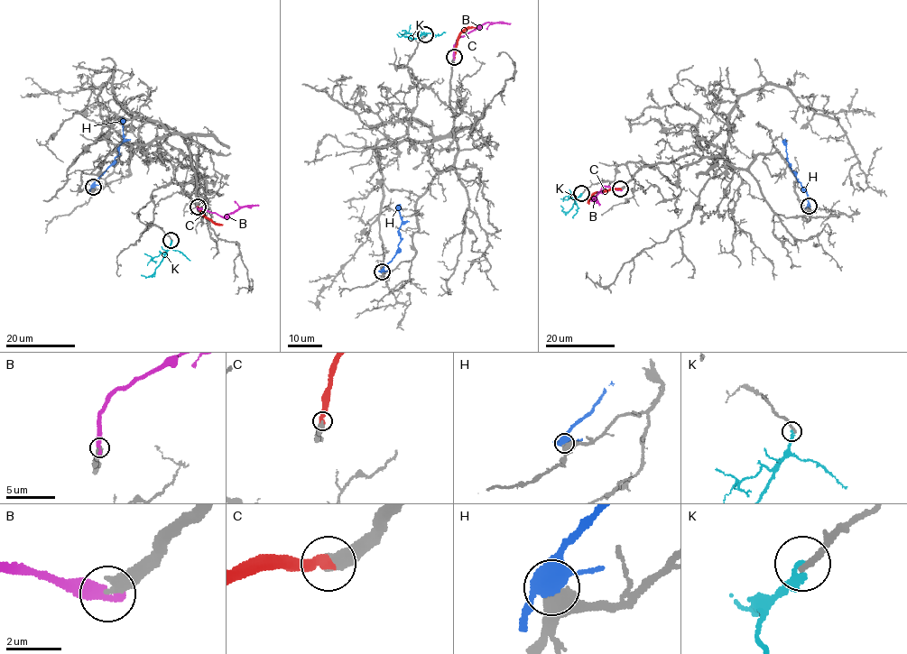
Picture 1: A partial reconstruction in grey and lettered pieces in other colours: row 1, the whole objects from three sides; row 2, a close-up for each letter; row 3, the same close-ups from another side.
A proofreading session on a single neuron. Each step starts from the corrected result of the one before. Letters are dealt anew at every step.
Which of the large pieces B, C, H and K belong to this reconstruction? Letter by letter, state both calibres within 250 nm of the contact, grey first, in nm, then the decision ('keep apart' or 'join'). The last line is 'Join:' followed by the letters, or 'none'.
B: 440/400 nm | keep apart
C: 500/400 nm | join
H: 550/420 nm | keep apart
K: 240/240 nm | keep apart
Join: C

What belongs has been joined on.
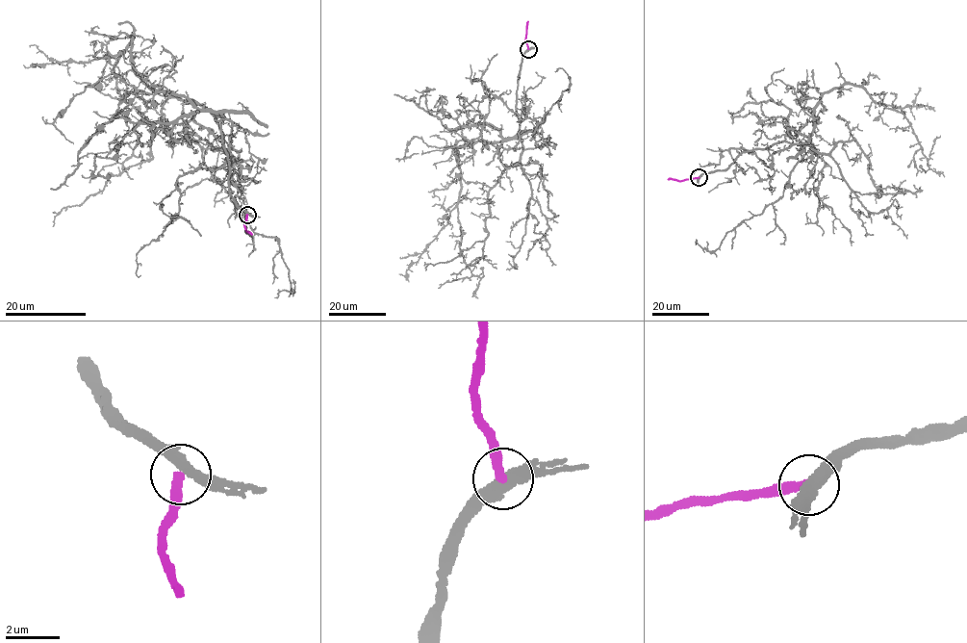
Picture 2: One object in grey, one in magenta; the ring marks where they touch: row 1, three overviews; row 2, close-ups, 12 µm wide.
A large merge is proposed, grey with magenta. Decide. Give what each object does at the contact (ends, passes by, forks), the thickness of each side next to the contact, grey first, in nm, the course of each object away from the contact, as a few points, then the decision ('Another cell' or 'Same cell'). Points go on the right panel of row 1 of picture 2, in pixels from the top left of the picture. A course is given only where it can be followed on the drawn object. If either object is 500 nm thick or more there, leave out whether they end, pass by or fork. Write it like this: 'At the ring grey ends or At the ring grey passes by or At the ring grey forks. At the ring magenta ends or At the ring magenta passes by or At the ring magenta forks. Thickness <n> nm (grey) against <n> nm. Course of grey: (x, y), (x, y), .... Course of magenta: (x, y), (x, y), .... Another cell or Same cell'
At the ring grey passes by. At the ring magenta ends. Thickness 360 nm (grey) against 300 nm. Course of grey: (699, 177), (725, 169), (742, 152), (808, 140), (813, 110), (845, 85), (903, 115), (928, 158), (940, 135). Course of magenta: (699, 177), (667, 179). Another cell

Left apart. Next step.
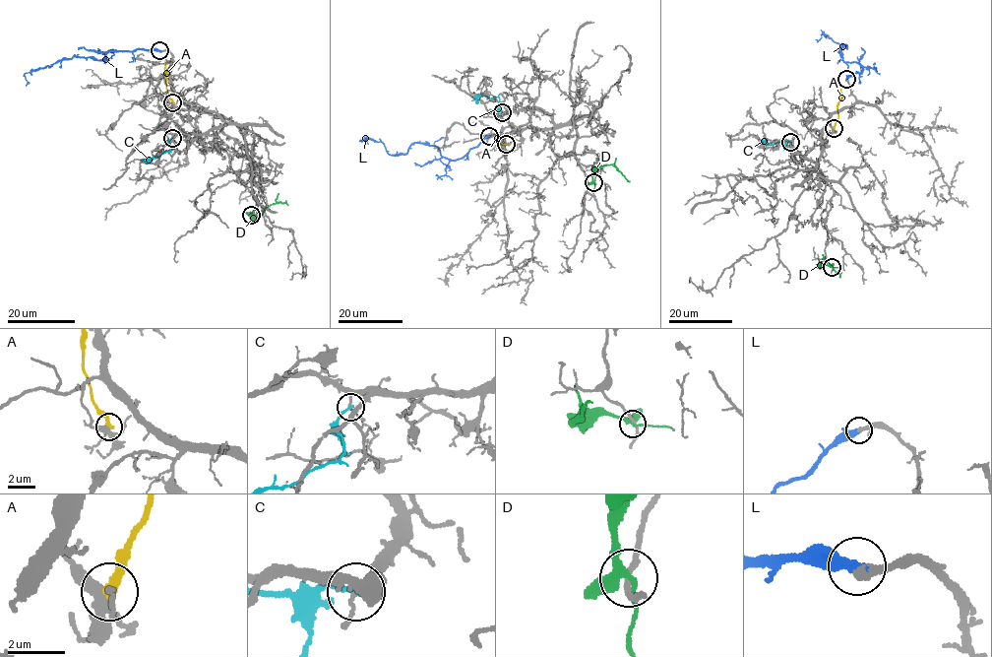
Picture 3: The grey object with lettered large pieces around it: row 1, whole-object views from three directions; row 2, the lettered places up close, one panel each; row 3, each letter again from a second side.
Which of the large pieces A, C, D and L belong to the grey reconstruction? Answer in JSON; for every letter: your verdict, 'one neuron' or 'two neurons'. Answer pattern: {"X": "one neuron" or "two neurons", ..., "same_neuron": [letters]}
{"A": "two neurons", "C": "two neurons", "D": "two neurons", "L": "one neuron", "same_neuron": ["L"]}

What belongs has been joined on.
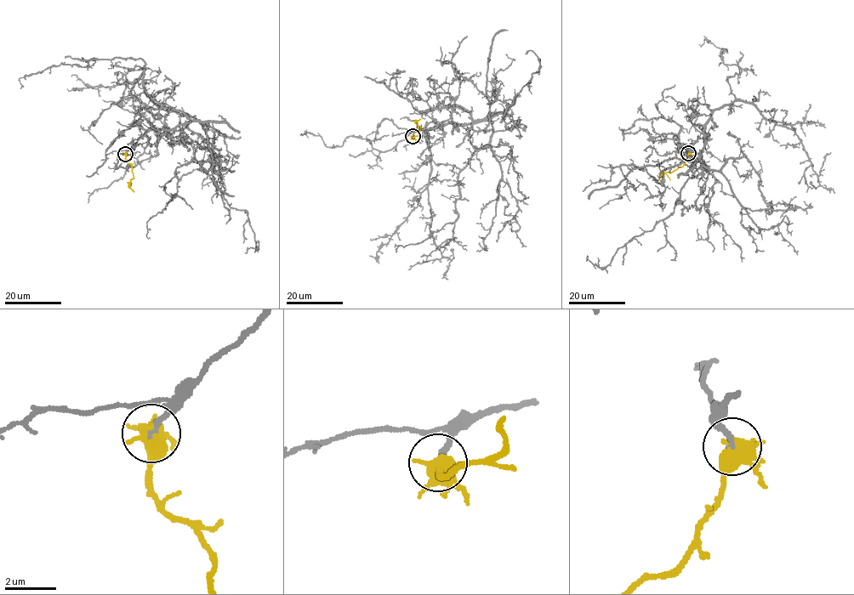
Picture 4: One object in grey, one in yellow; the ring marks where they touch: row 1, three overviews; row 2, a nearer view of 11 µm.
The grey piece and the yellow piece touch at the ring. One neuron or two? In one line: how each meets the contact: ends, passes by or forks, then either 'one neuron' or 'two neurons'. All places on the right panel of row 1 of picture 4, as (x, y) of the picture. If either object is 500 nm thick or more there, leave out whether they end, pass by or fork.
grey ends; yellow forks; one neuron

